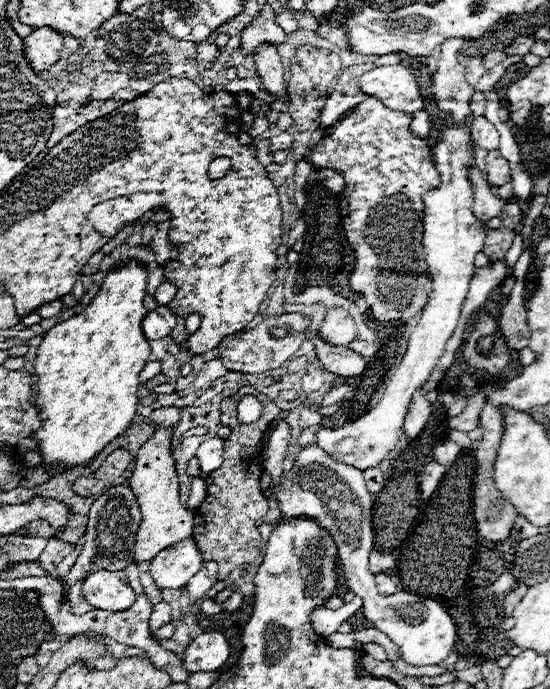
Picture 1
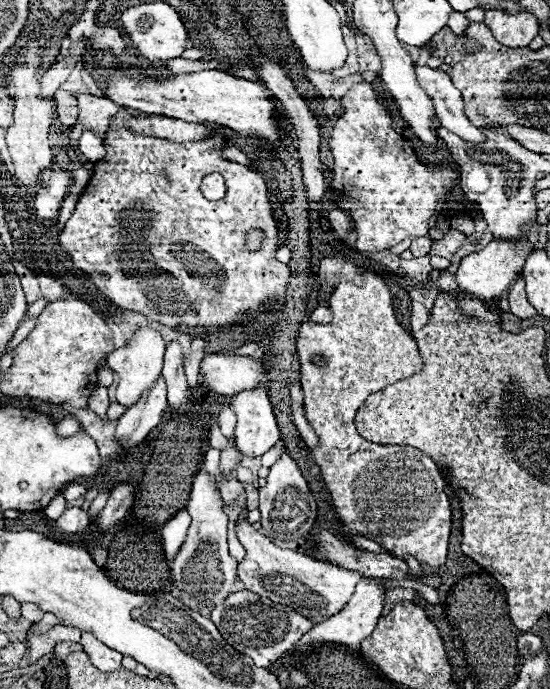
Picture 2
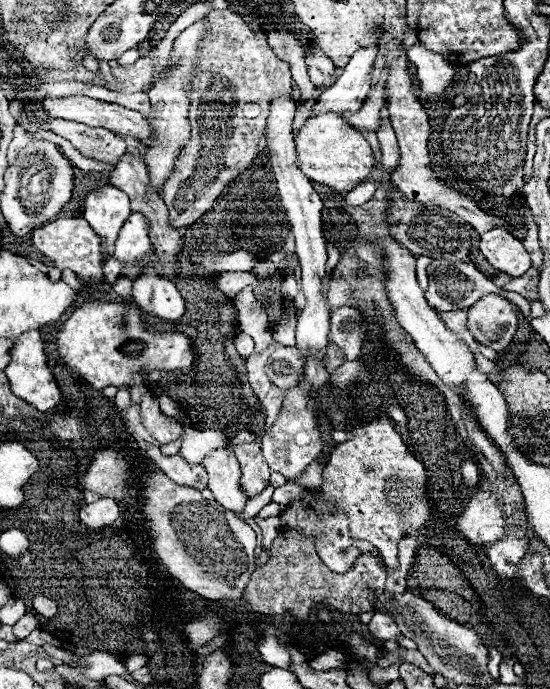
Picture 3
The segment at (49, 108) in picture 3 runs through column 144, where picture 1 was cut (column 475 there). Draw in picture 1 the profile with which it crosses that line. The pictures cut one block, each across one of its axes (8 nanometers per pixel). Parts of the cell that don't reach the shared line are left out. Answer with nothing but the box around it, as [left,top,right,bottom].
[472,116,500,150]

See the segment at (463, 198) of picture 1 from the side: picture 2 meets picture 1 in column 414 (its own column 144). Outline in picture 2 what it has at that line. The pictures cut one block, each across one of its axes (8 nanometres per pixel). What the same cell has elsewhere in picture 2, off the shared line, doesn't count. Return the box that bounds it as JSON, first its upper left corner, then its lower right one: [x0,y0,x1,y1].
[108,328,164,408]

